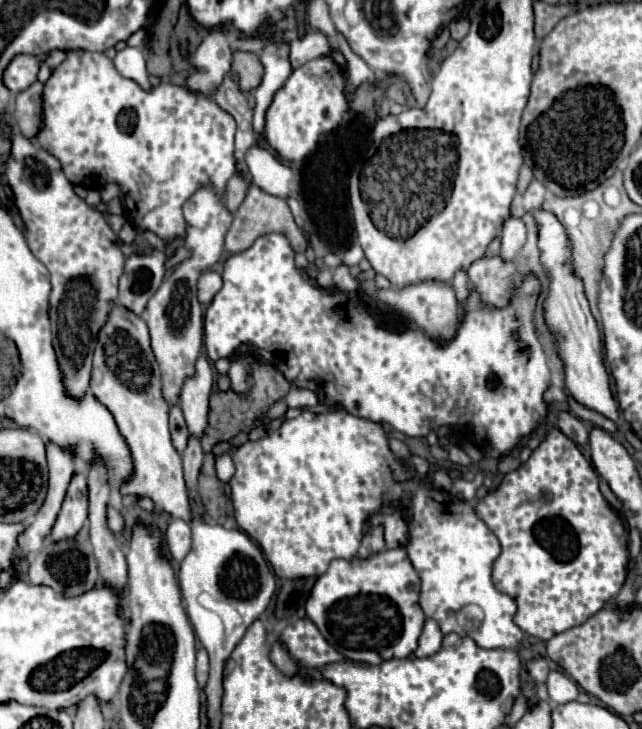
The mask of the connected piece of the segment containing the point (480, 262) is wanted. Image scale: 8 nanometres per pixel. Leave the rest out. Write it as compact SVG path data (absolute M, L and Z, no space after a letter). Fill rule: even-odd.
M500 255L482 257L470 265L468 277L478 289L484 303L494 307L504 307L508 303L510 287L516 277L516 263L504 261Z

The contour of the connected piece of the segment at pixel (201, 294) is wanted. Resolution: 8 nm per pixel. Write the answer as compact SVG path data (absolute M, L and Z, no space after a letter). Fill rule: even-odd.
M204 271L206 275L200 275L198 279L198 301L208 305L214 295L222 289L222 275L216 271Z

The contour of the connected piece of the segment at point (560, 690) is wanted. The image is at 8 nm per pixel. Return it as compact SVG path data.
M552 671L546 681L548 695L554 703L570 703L578 697L578 685L574 679L564 675L562 671Z

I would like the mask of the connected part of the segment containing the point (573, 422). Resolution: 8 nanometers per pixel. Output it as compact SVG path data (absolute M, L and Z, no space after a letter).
M560 413L560 419L558 419L558 429L570 437L576 445L586 445L588 439L590 439L590 433L588 429L584 427L582 421L578 421L574 415L570 413Z

